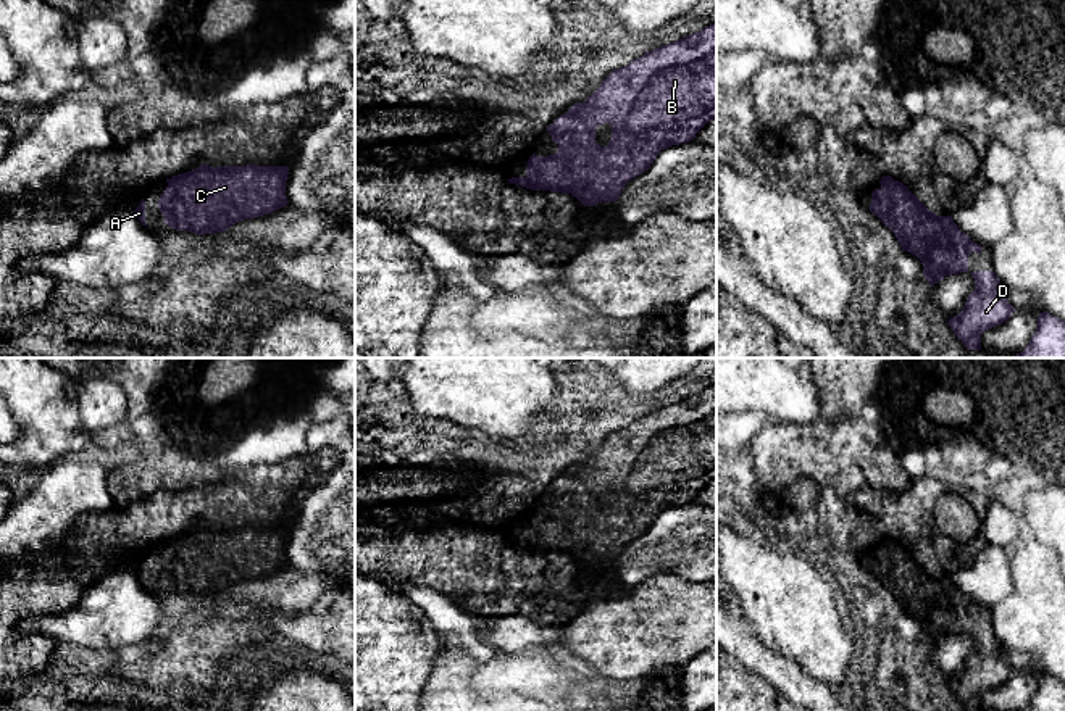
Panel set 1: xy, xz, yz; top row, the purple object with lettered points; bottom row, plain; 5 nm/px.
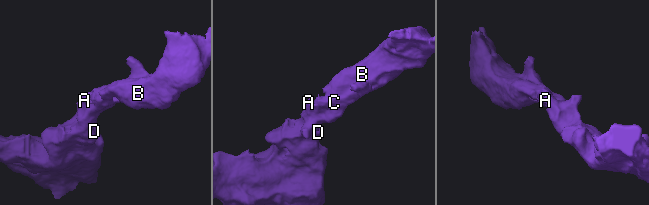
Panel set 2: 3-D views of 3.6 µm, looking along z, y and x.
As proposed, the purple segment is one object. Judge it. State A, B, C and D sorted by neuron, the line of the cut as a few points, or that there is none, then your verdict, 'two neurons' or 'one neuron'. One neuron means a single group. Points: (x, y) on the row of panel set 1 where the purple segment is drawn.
A B C D | no cut | one neuron

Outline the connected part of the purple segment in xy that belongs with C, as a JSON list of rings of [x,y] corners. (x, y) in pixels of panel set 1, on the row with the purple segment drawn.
[[[208,166],[166,179],[168,187],[158,200],[165,224],[198,235],[224,232],[244,219],[269,214],[287,205],[286,181],[289,166]]]

